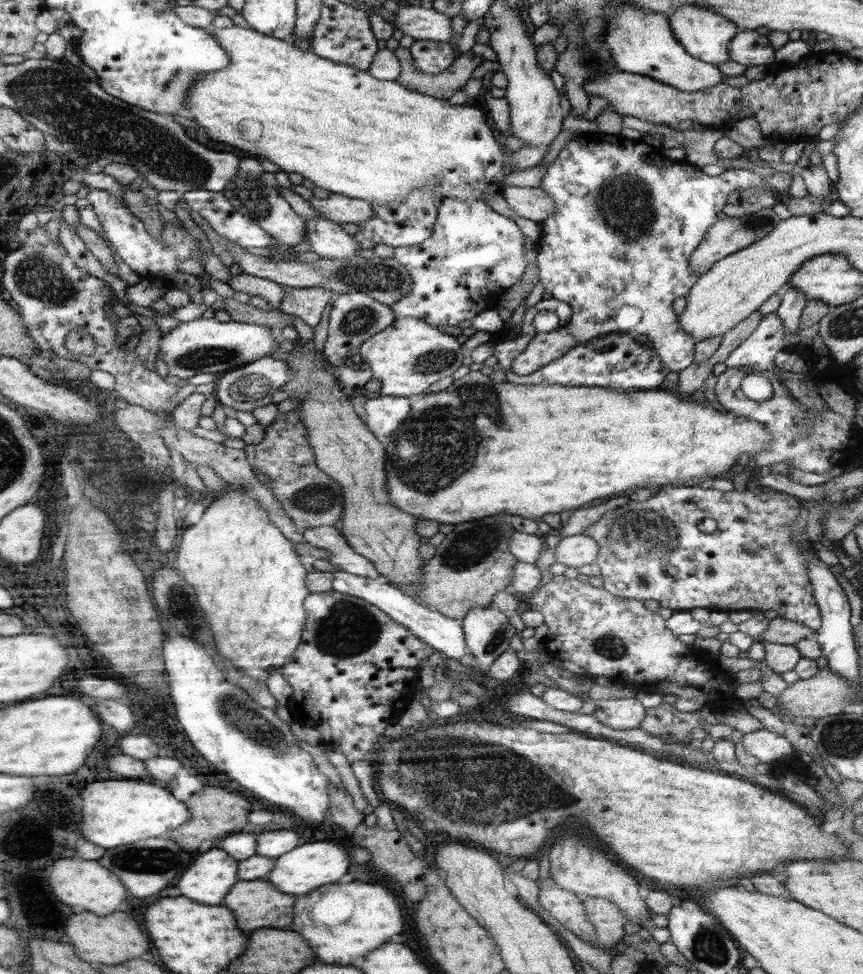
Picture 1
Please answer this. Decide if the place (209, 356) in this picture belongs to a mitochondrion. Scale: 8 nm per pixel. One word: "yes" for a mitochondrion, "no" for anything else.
yes

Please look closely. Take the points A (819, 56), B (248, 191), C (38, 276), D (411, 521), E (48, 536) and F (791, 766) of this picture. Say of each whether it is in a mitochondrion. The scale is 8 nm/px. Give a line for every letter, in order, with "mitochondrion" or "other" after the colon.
A: other
B: mitochondrion
C: mitochondrion
D: other
E: other
F: other

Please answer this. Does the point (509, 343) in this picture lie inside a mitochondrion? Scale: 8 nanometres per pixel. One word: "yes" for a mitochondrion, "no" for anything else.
no

